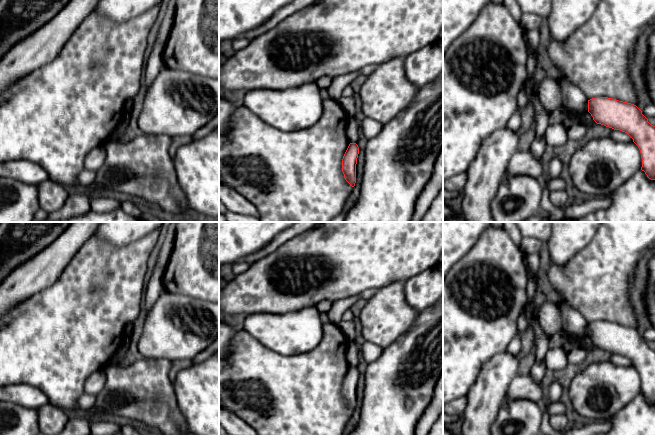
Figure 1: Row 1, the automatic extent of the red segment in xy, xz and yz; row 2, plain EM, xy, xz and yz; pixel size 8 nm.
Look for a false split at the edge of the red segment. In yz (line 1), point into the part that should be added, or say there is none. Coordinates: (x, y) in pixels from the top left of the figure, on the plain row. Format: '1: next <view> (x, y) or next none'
1: next none

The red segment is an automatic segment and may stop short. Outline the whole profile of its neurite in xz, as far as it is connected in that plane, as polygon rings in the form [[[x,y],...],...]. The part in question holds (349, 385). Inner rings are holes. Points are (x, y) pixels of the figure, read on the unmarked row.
[[[350,367],[342,383],[342,396],[345,404],[352,410],[356,407],[356,388],[359,371],[356,367]]]

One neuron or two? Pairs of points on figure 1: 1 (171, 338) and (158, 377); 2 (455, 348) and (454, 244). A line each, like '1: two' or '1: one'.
1: two
2: two

